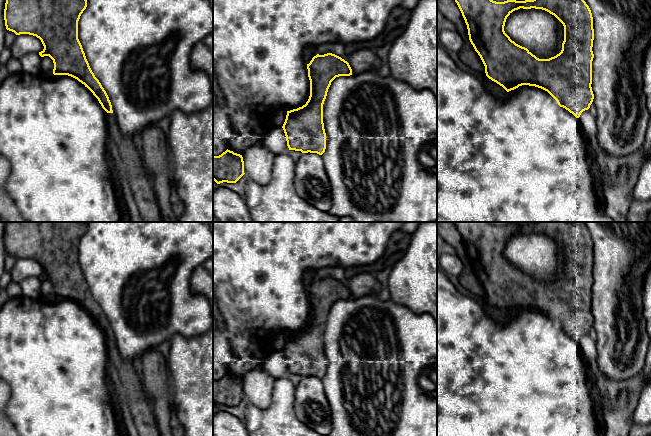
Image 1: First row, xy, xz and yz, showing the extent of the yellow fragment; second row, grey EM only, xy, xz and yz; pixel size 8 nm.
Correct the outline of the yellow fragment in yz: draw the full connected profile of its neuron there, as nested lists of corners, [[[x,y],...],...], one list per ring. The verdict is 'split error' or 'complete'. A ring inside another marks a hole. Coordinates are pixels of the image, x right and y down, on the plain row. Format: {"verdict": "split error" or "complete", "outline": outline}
{"verdict": "complete", "outline": [[[453,222],[468,253],[469,264],[480,280],[486,300],[507,316],[522,309],[547,315],[558,327],[576,342],[590,332],[592,315],[592,275],[594,264],[593,241],[582,222],[534,222],[533,224],[507,224],[496,226],[490,222]],[[542,233],[554,239],[564,250],[564,265],[559,278],[549,283],[539,283],[527,272],[516,268],[505,257],[507,241],[515,234]]]}

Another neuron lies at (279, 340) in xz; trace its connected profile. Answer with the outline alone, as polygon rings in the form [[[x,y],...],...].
[[[277,333],[273,337],[273,341],[271,344],[271,349],[273,352],[280,352],[283,350],[286,343],[287,336],[283,333]]]

